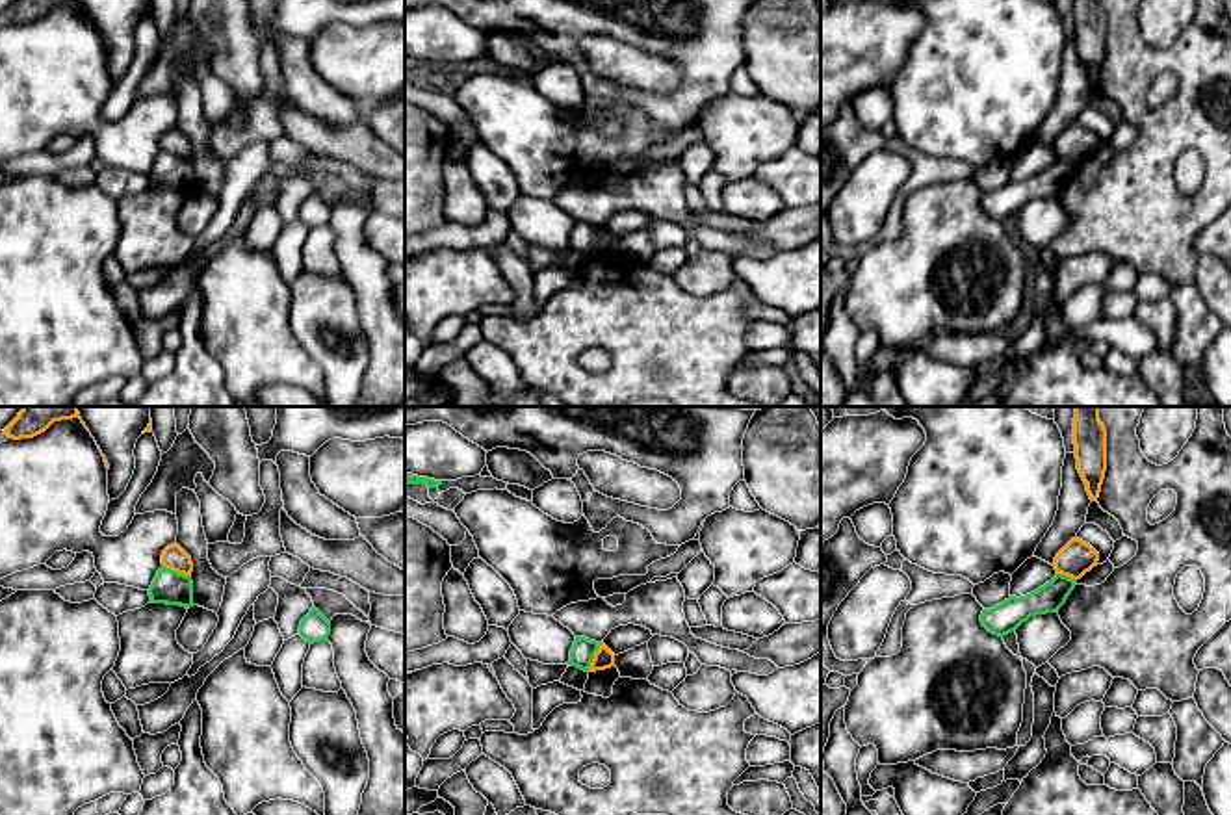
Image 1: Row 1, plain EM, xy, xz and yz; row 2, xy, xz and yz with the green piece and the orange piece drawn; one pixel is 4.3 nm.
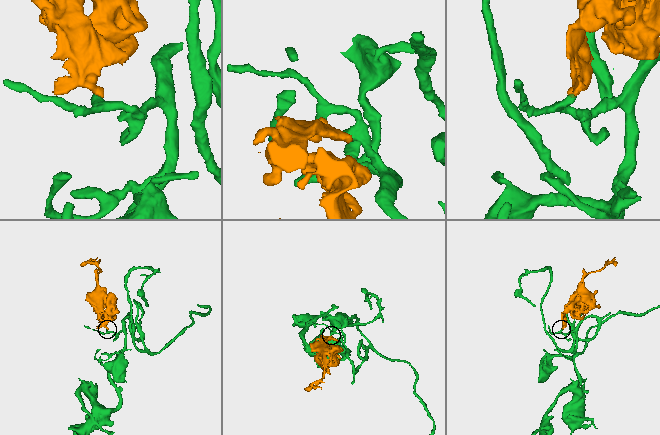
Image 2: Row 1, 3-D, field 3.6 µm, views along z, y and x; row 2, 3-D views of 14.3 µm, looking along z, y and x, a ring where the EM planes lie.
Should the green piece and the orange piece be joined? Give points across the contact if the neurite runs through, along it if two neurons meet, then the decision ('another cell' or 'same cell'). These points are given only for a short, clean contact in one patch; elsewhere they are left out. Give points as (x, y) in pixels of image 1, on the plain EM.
border xy (164, 149), (190, 162); another cell

